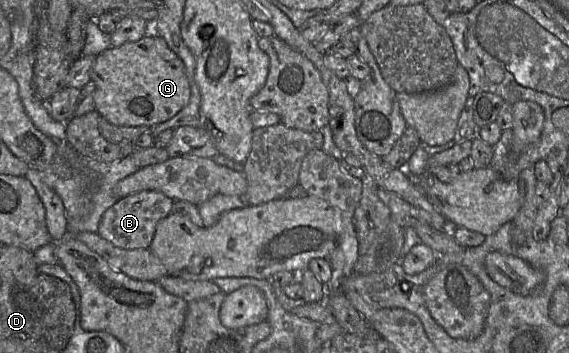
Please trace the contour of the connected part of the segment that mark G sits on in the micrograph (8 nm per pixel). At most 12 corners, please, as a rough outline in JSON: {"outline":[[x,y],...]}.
{"outline":[[155,32],[98,54],[95,110],[156,126],[191,96]]}

